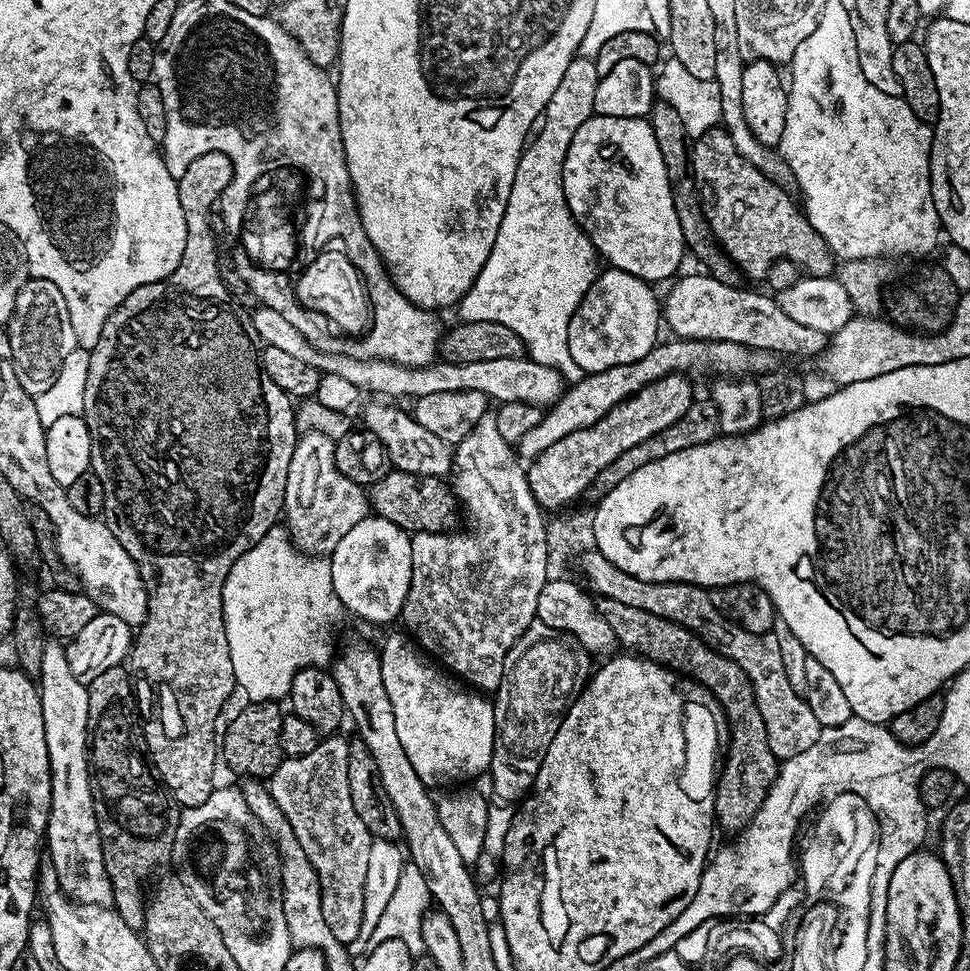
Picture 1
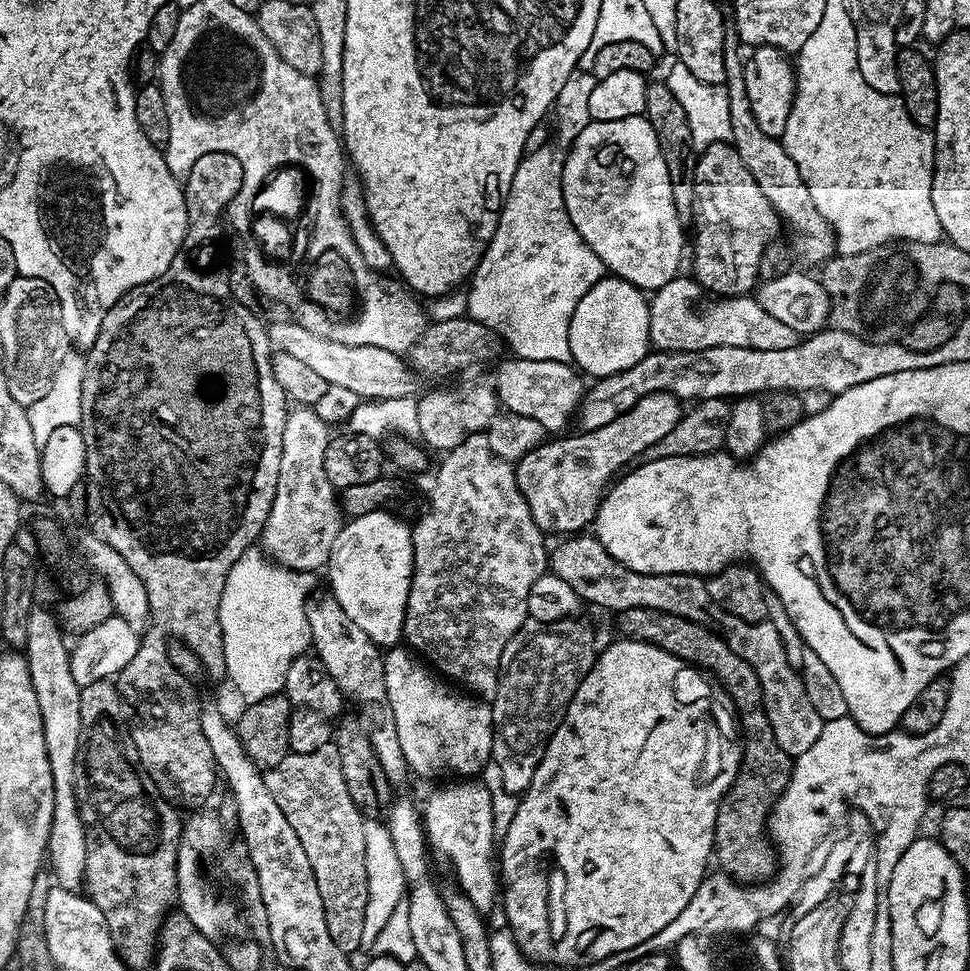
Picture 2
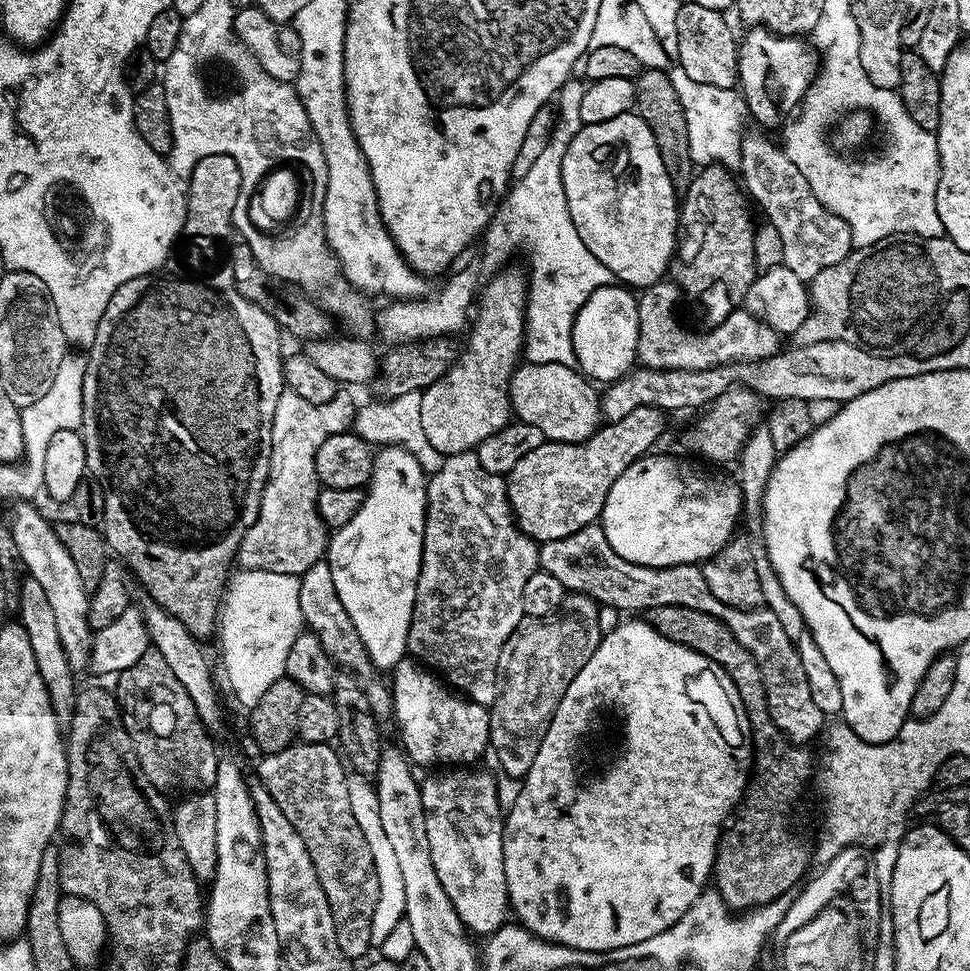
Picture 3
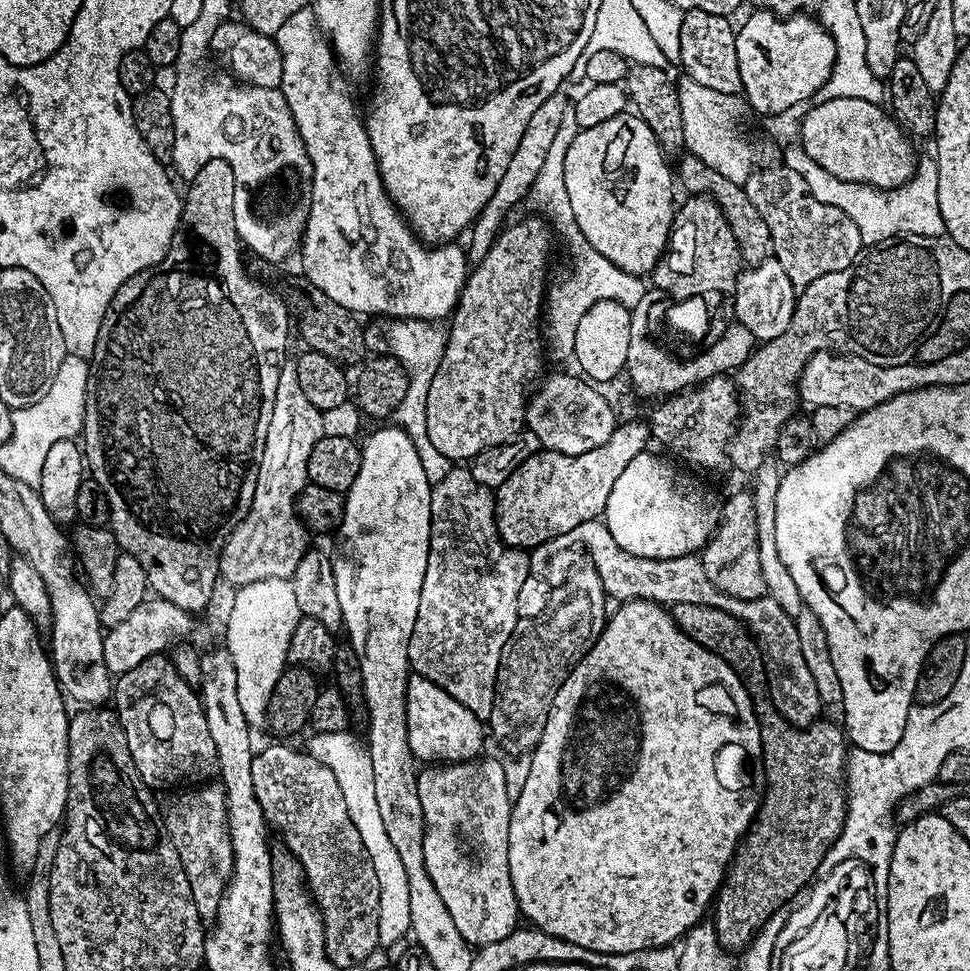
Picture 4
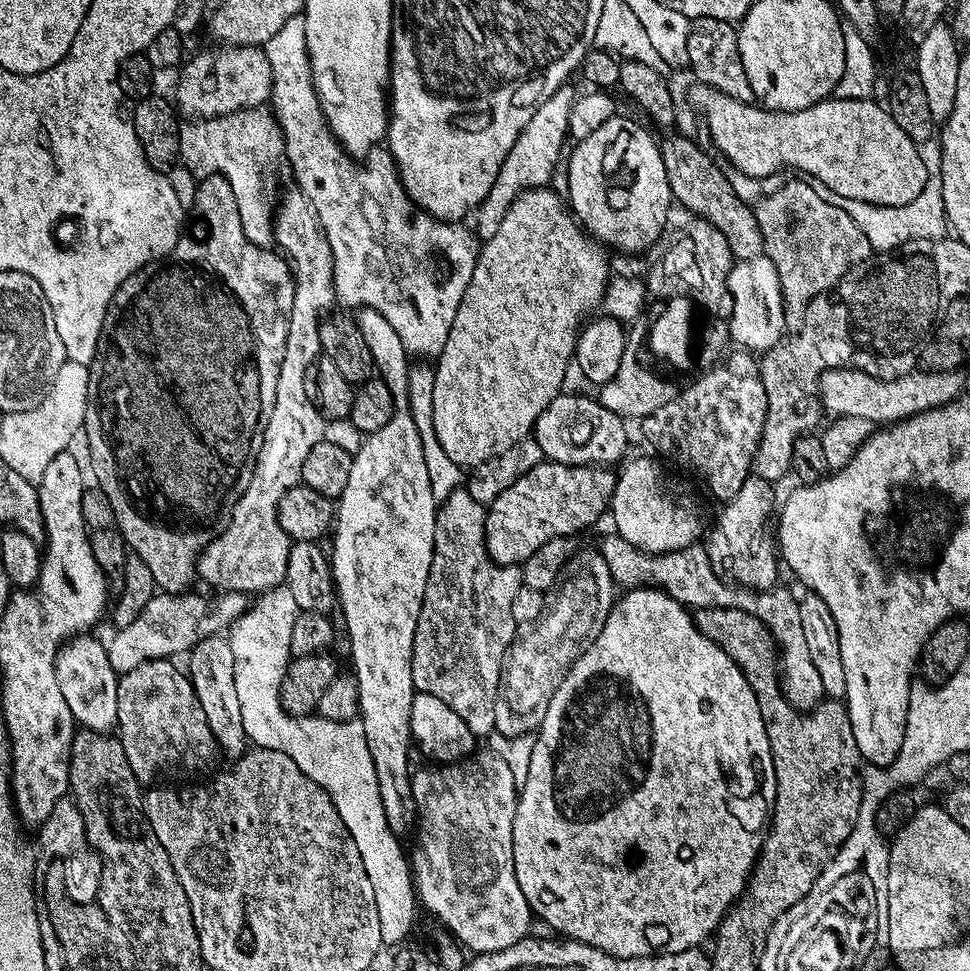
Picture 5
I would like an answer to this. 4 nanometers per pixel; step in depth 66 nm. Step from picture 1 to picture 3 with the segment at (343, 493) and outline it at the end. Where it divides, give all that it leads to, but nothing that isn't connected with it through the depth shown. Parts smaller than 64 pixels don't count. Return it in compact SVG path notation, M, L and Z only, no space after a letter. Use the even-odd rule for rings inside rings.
M285 390L280 395L272 427L274 451L270 458L268 481L262 494L258 518L254 522L254 526L250 526L250 530L246 532L240 543L238 564L241 569L270 570L278 574L300 577L306 570L310 570L310 566L321 563L325 559L330 529L324 523L324 519L320 517L320 511L316 509L316 499L322 487L319 478L316 477L316 455L318 446L322 446L326 435L318 427L319 424L320 416L317 405L306 402L306 398L301 398L299 394L294 394L290 390Z

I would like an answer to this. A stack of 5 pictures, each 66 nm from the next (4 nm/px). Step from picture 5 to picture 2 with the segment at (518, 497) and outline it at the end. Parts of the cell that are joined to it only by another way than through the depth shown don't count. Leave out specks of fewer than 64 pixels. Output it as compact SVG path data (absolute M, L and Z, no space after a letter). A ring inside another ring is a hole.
M655 392L598 430L580 430L577 436L564 434L525 454L515 465L516 481L541 532L583 533L587 529L584 527L595 521L600 501L613 477L637 458L643 457L645 450L654 446L658 438L666 438L666 434L670 434L670 430L674 430L680 421L681 415L682 401L679 396L673 392Z

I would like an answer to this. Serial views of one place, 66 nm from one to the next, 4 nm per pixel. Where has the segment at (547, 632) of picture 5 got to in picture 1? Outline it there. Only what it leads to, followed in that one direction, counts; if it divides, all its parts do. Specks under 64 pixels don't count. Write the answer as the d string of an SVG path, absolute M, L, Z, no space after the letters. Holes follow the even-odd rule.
M531 631L521 634L519 642L504 659L504 677L496 688L492 706L496 733L489 774L493 776L493 795L507 804L519 803L531 791L546 750L550 750L550 742L554 742L554 734L558 734L568 708L588 683L594 668L593 657L569 632L552 632L548 636L536 636L533 640L532 635Z

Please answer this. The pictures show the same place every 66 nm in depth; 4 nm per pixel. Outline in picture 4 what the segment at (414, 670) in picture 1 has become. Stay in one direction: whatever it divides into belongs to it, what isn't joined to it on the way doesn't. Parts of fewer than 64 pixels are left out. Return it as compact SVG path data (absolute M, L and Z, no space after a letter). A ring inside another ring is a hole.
M421 676L408 677L406 690L406 726L410 734L410 750L417 761L428 766L461 764L481 755L486 740L486 728L479 718L456 698L450 698L440 686Z

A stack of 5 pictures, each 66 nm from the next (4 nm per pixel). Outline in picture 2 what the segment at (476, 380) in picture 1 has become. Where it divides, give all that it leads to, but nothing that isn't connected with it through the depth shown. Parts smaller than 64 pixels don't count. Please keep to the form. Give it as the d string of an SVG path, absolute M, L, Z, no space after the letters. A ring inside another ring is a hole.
M290 318L272 324L270 322L267 330L268 340L275 351L301 359L307 367L325 378L329 385L348 386L362 400L378 399L387 402L417 397L423 391L423 377L414 372L397 352L383 350L378 346L348 346L346 343L334 342L307 331ZM511 359L496 372L494 387L497 401L509 412L534 418L534 422L542 422L545 433L563 433L567 429L564 427L571 420L573 423L584 398L586 384L580 381L581 373L572 364L549 360Z

